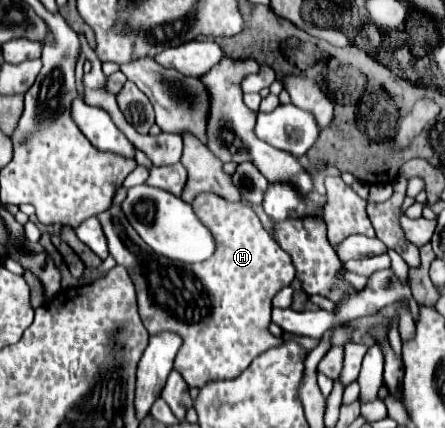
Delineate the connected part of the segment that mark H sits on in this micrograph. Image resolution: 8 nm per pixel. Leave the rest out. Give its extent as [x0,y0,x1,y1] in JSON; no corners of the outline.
[97,192,295,388]

